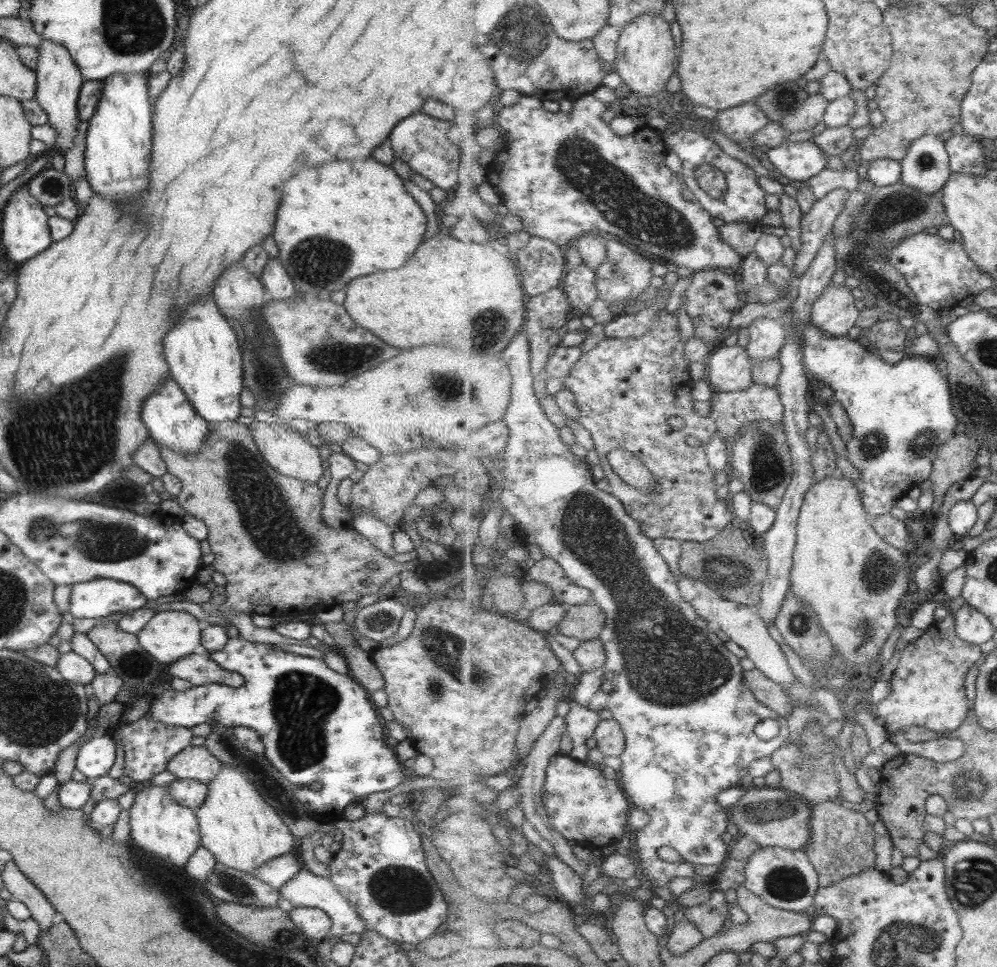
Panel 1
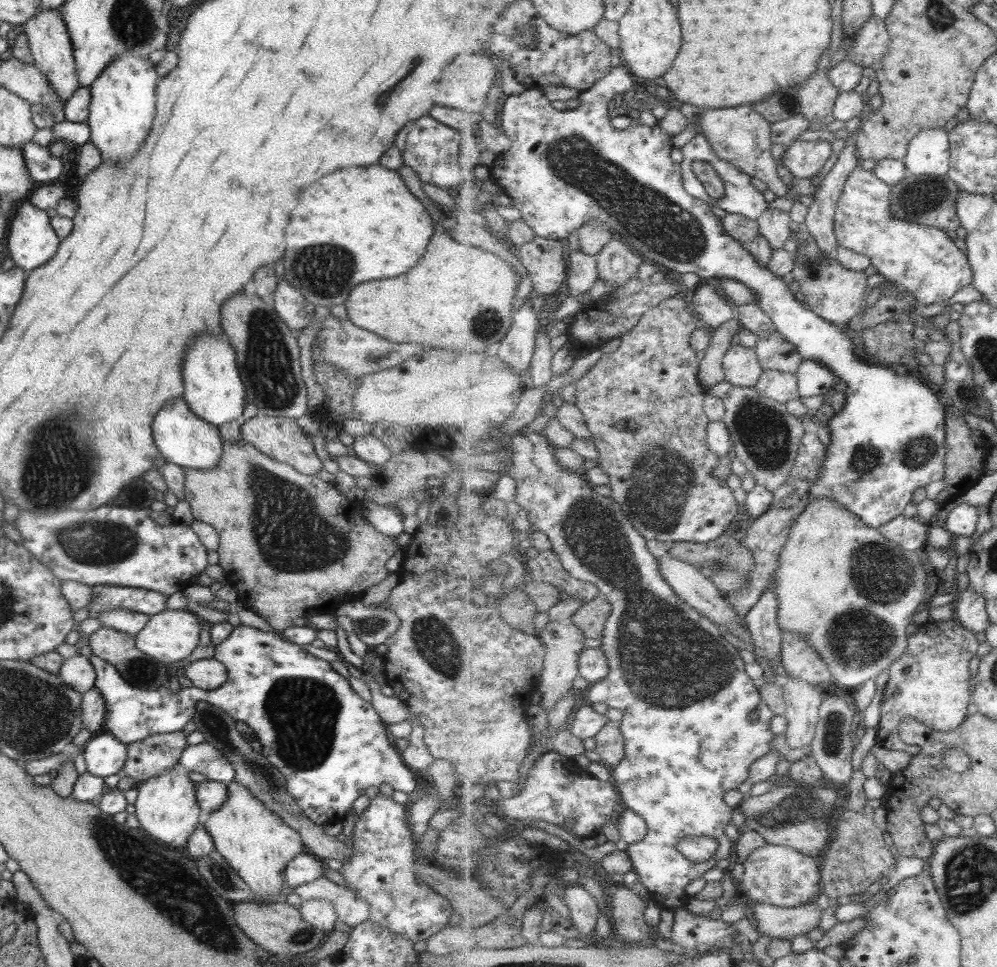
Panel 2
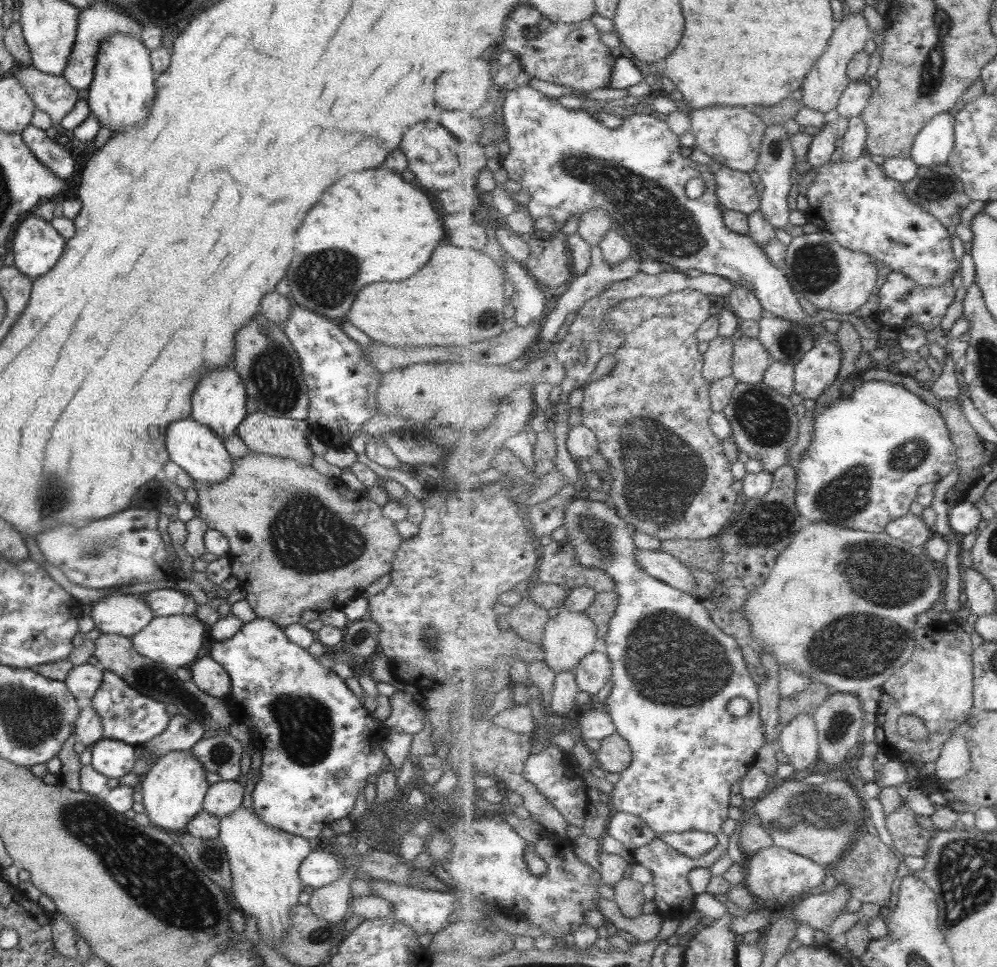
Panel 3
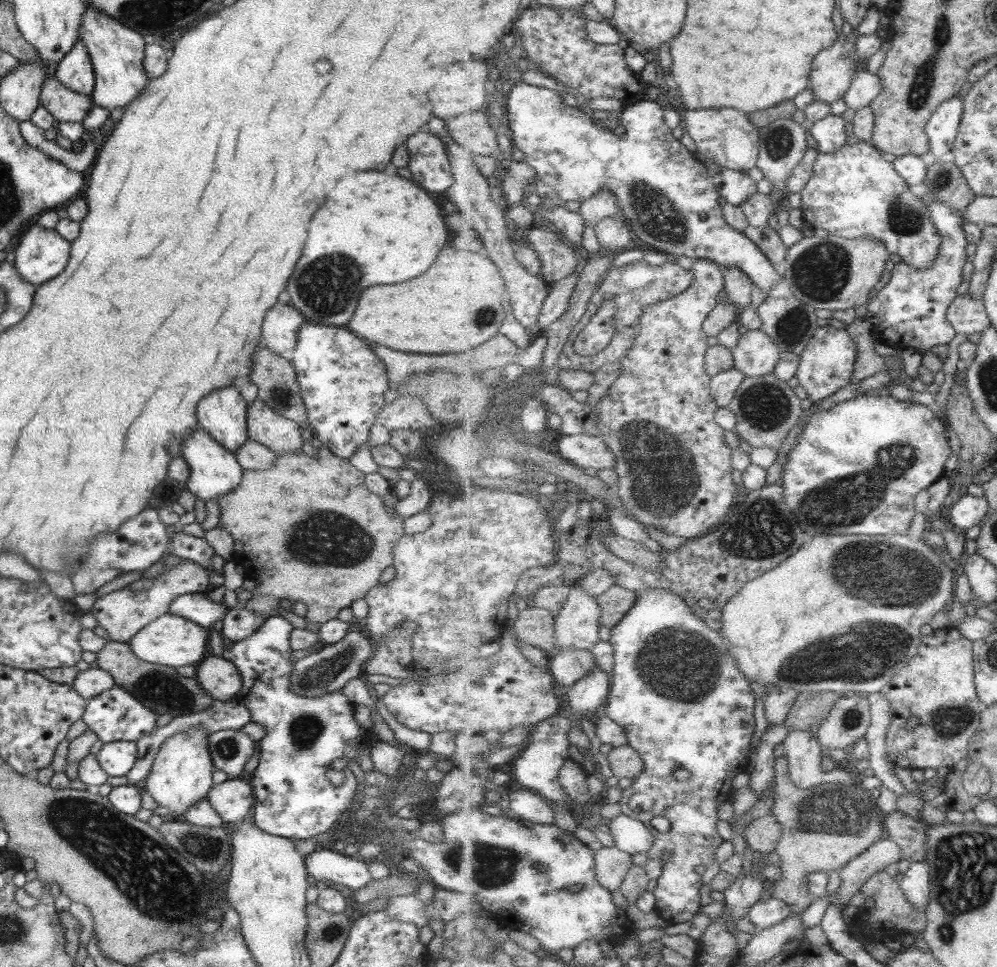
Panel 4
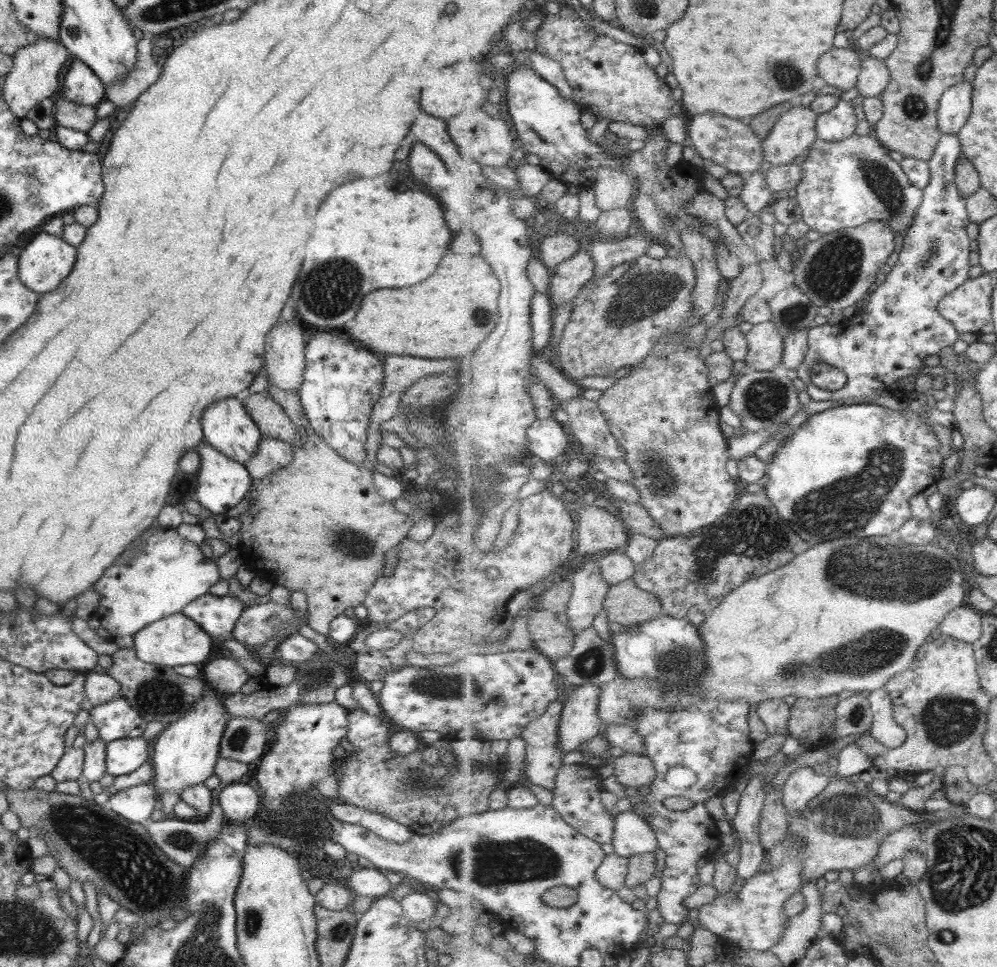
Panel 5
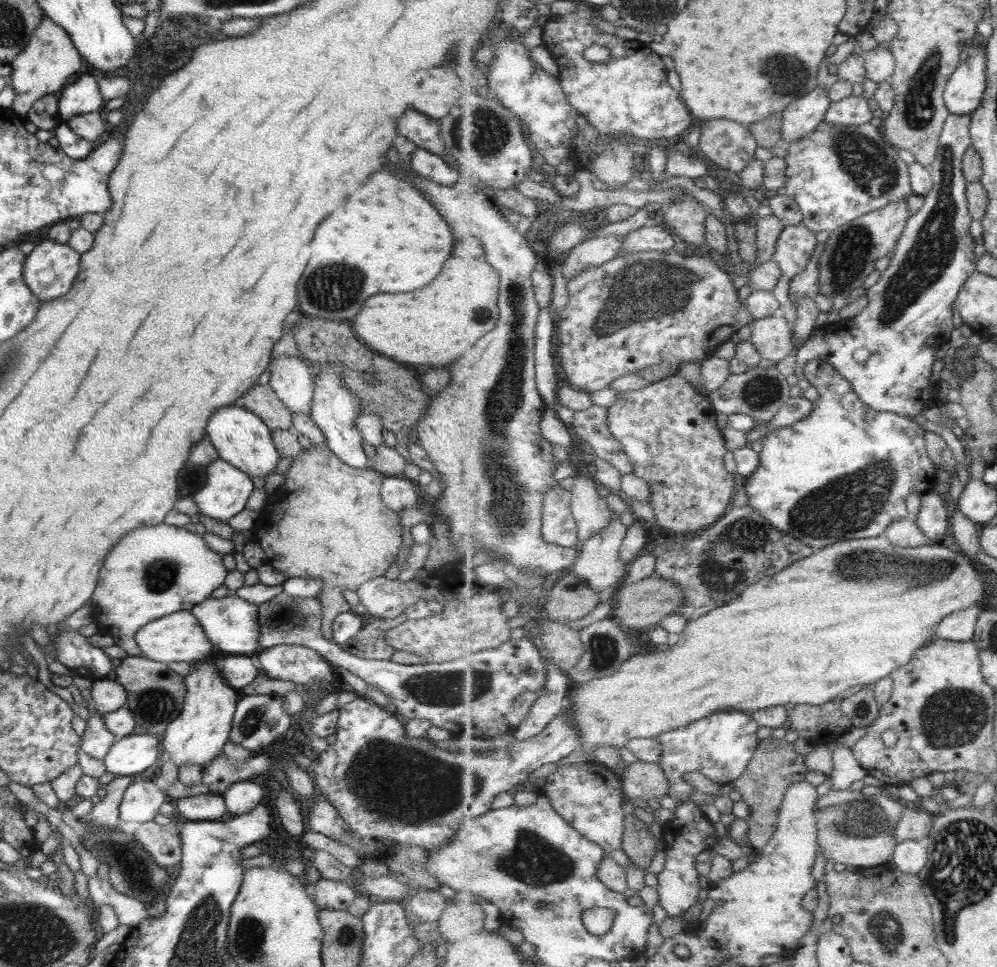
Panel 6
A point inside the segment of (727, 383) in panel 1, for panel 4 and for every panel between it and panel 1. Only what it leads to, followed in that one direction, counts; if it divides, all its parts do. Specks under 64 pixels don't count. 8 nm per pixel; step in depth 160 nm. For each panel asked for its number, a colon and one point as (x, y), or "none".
2: (742, 365)
3: (751, 361)
4: (756, 354)

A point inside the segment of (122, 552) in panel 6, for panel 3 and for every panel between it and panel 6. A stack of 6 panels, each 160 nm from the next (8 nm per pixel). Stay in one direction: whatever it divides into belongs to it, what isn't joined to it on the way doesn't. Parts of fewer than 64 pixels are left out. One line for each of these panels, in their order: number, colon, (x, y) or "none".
3: (124, 614)
4: (123, 612)
5: (165, 573)

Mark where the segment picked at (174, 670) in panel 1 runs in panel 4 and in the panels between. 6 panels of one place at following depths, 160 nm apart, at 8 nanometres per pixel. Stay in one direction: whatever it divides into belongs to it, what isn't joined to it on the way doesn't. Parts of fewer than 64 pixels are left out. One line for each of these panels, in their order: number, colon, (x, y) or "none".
2: (206, 674)
3: (211, 677)
4: (216, 676)

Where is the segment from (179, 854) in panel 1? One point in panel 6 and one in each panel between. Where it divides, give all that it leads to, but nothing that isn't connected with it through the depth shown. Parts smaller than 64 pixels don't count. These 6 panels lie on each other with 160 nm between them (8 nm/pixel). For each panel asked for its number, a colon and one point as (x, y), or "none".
2: (165, 808)
3: (172, 791)
4: (180, 776)
5: (184, 754)
6: (197, 735)

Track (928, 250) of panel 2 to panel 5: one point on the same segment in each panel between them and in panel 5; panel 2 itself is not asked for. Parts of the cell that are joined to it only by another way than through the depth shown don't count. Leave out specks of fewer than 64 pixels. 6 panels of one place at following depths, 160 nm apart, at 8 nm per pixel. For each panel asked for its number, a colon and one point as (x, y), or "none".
3: (868, 211)
4: (854, 192)
5: (847, 183)

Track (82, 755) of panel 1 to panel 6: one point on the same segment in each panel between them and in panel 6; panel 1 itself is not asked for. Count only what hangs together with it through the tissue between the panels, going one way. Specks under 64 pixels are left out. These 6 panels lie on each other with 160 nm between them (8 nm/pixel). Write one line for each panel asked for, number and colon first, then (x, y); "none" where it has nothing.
2: (104, 756)
3: (110, 758)
4: (116, 759)
5: (122, 756)
6: (133, 754)

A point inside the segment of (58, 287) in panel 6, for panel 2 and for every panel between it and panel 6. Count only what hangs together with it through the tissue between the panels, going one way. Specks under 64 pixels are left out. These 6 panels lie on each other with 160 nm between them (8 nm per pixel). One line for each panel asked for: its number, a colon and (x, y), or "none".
2: (31, 241)
3: (36, 245)
4: (41, 253)
5: (46, 261)

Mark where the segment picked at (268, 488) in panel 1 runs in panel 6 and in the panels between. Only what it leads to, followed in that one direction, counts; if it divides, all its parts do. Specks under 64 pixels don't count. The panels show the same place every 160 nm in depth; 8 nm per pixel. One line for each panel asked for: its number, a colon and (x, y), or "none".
2: (267, 516)
3: (297, 540)
4: (305, 529)
5: (317, 526)
6: (326, 521)

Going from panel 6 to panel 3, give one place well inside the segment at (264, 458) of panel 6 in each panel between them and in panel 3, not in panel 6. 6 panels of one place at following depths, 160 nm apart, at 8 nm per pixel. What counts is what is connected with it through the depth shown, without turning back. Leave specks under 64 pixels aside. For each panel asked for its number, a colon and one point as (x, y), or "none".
3: (218, 401)
4: (222, 414)
5: (226, 425)

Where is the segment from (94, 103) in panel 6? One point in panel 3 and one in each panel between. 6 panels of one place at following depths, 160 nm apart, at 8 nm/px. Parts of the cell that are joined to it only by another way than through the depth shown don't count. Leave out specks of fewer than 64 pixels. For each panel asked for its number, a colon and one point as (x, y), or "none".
3: (99, 20)
4: (74, 70)
5: (80, 85)

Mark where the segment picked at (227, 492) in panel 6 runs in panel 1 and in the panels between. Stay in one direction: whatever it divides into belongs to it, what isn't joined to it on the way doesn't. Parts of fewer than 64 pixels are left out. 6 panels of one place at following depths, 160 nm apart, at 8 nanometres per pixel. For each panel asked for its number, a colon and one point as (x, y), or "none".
1: (170, 420)
2: (181, 438)
3: (193, 447)
4: (213, 471)
5: (221, 482)

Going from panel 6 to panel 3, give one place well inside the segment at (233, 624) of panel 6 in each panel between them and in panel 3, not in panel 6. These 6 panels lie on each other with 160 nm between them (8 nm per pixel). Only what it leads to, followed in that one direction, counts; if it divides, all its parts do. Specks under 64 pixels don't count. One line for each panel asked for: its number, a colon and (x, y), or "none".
3: (162, 602)
4: (195, 607)
5: (215, 615)

